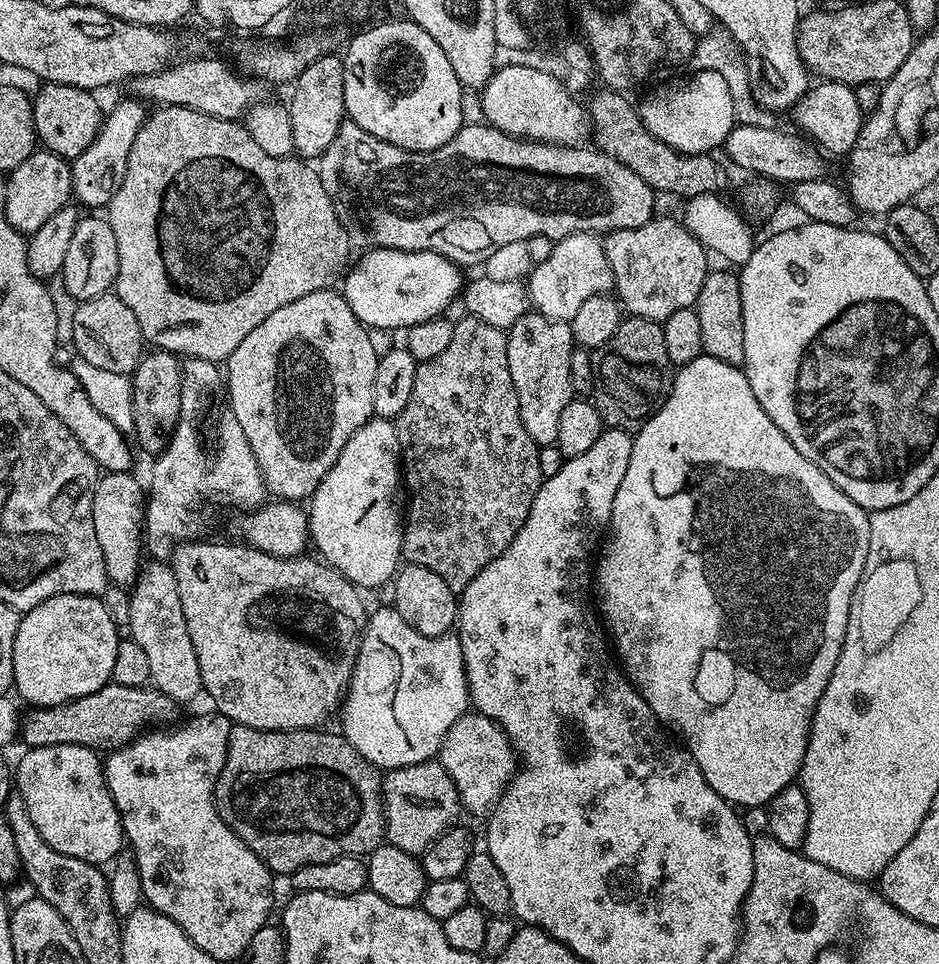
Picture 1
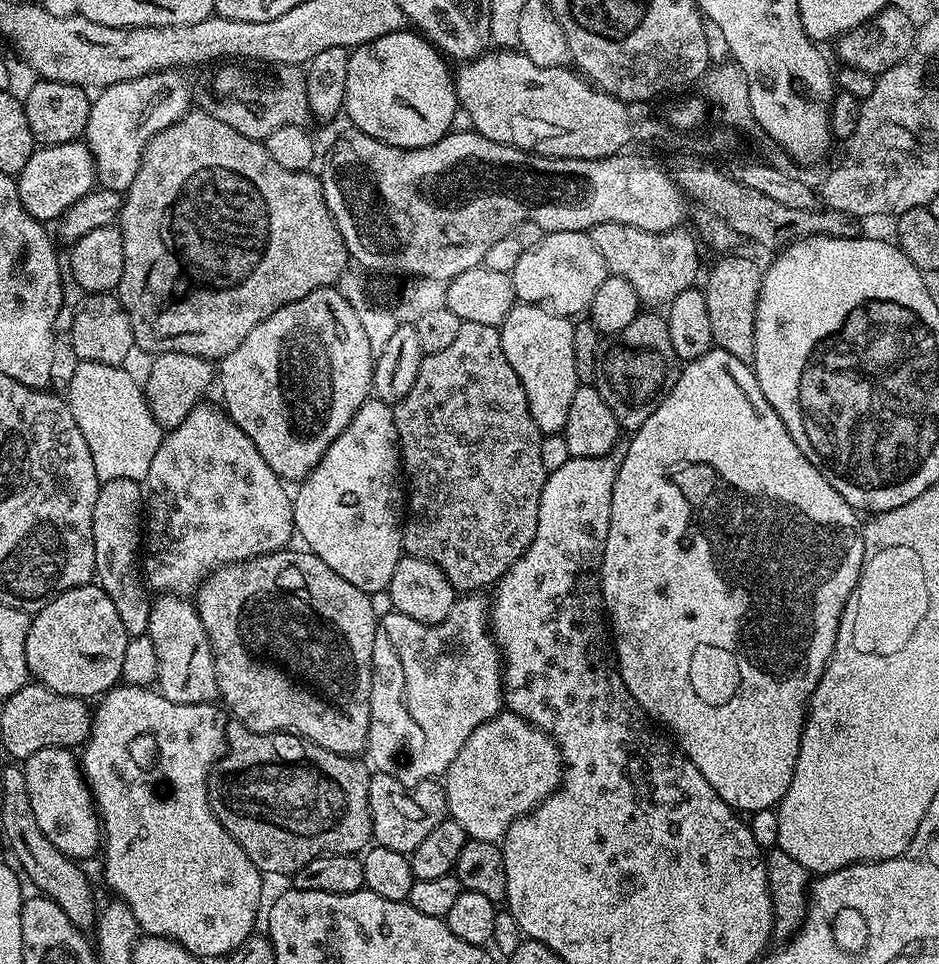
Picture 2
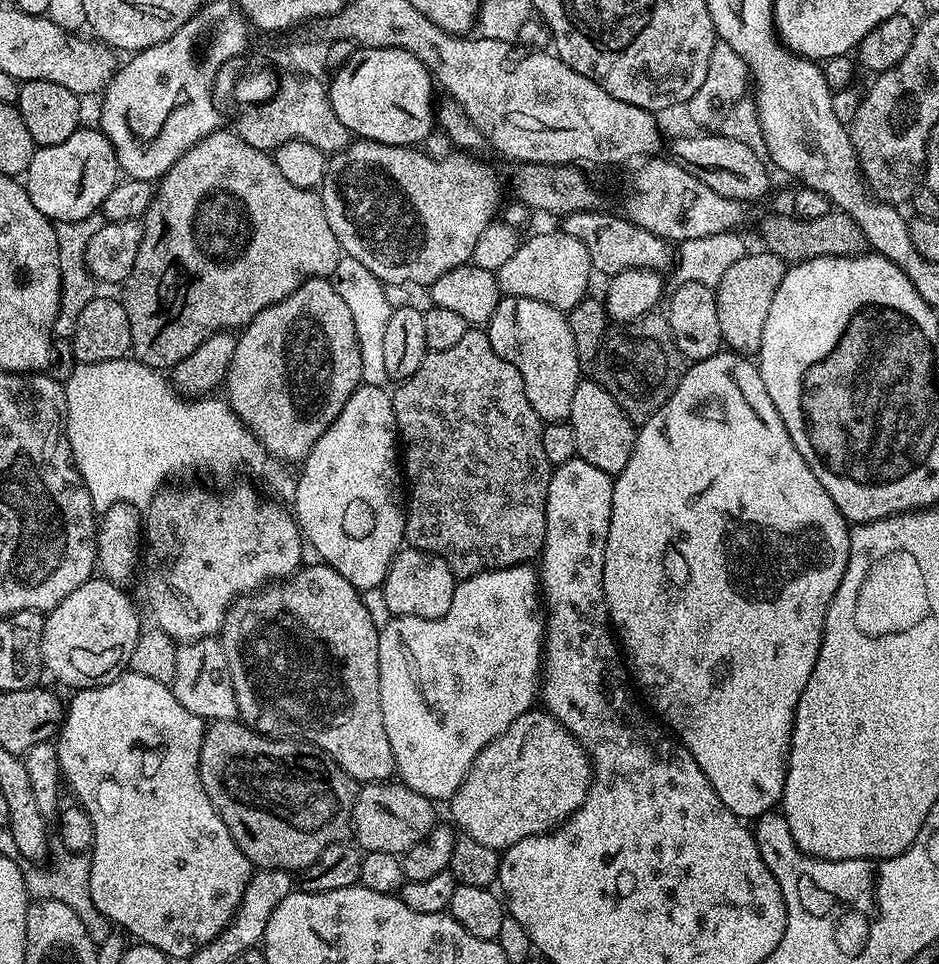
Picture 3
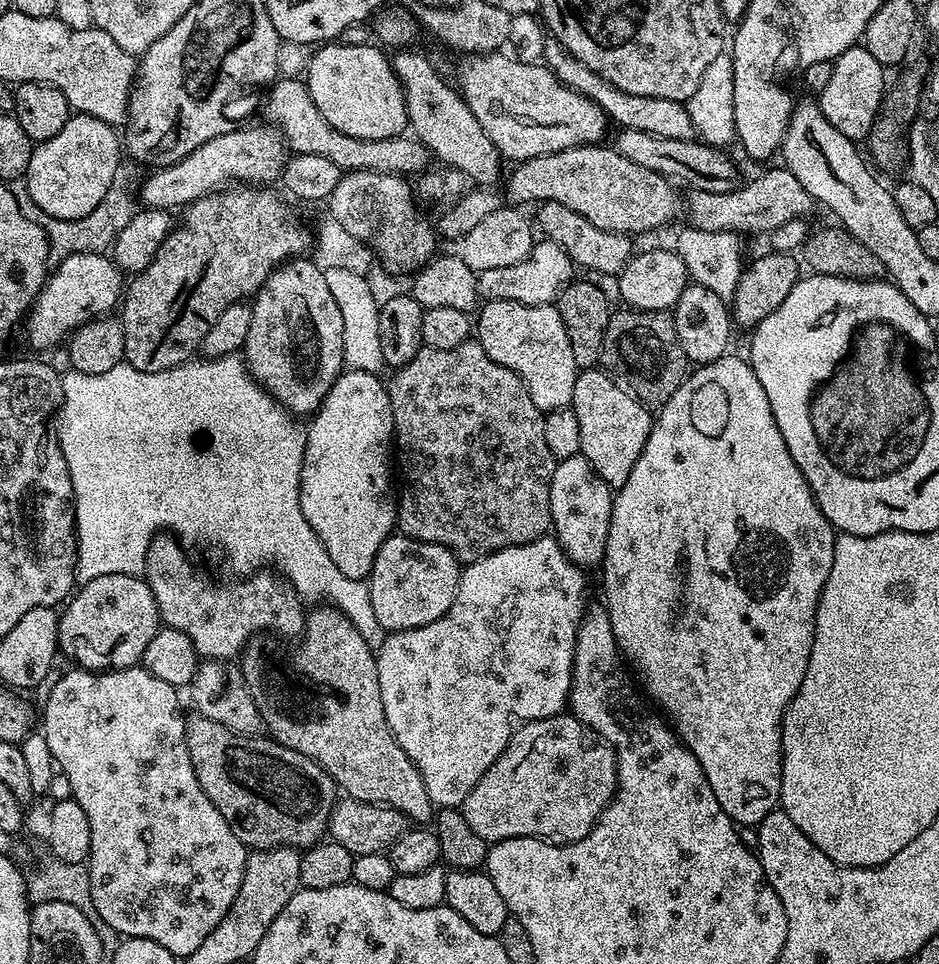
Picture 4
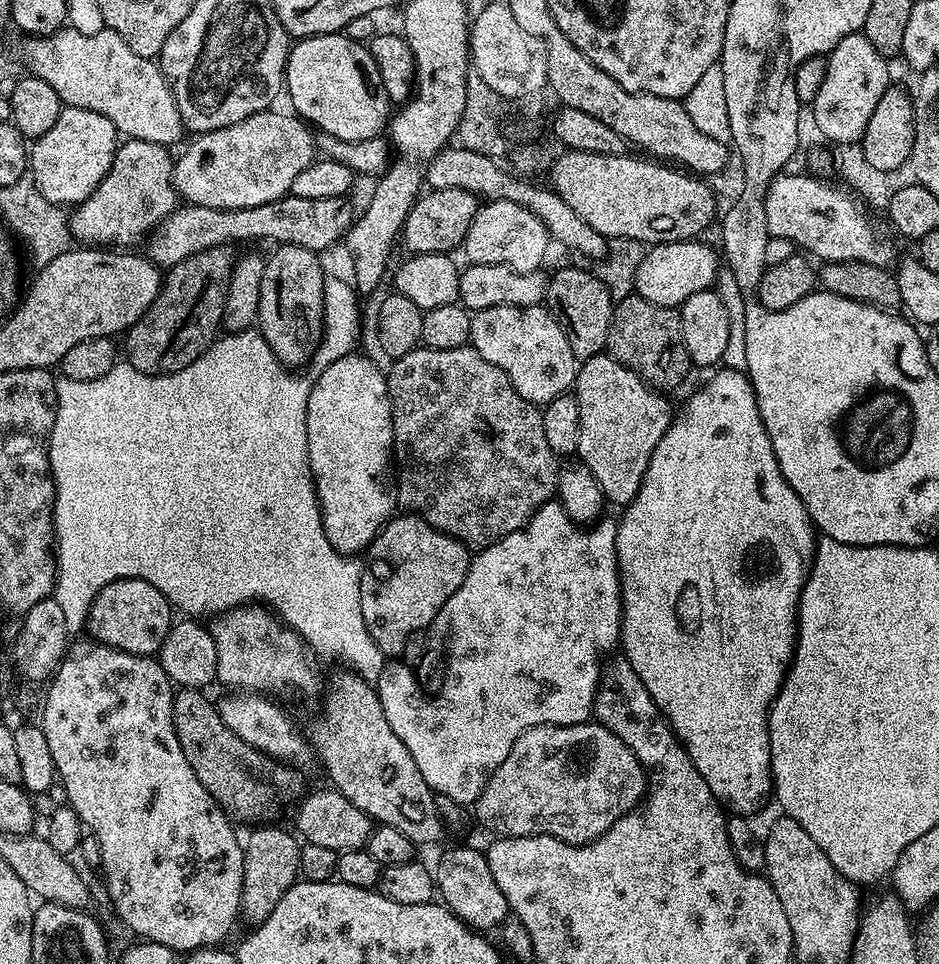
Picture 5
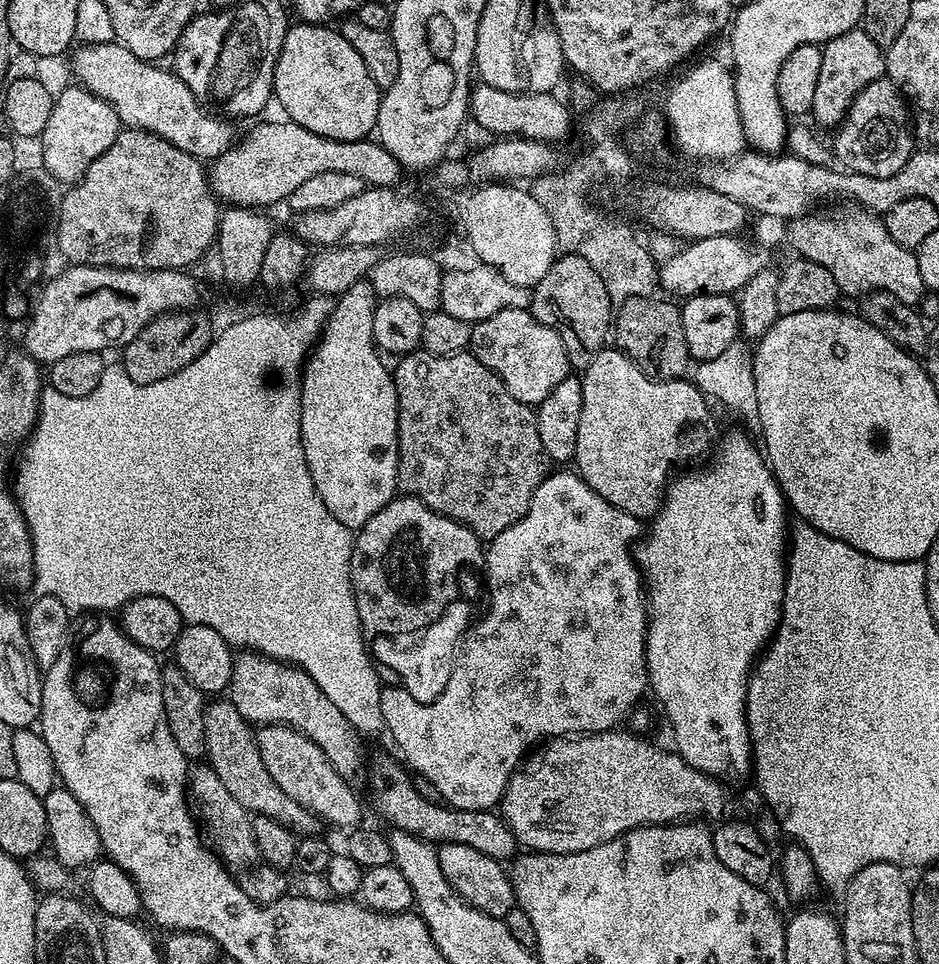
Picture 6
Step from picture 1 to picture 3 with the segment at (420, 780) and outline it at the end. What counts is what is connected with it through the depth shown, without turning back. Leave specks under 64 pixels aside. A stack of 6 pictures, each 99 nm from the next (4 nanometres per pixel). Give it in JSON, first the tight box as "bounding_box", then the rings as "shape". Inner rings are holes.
{"bounding_box":[350,782,438,854],"shape":[[[402,782],[365,784],[356,794],[350,832],[356,847],[364,852],[403,854],[410,850],[410,846],[414,846],[414,842],[422,842],[422,838],[430,834],[438,822],[436,808],[433,801],[410,790]]]}

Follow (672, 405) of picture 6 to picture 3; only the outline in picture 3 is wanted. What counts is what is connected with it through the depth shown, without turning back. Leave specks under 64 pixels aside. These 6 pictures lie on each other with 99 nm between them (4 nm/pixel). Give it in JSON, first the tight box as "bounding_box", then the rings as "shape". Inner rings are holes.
{"bounding_box":[567,379,637,478],"shape":[[[581,379],[580,385],[574,390],[574,403],[570,406],[567,423],[574,430],[577,457],[590,462],[590,466],[598,466],[598,470],[615,478],[626,462],[630,462],[630,454],[636,445],[637,425],[595,379]]]}

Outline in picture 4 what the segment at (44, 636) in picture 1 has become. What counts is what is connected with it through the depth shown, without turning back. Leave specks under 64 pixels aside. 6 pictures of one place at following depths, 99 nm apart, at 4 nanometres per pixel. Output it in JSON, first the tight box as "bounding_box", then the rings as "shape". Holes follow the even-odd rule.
{"bounding_box":[59,574,162,670],"shape":[[[102,574],[102,578],[94,578],[90,582],[80,584],[71,599],[63,605],[59,618],[59,651],[63,655],[65,652],[66,655],[73,656],[79,667],[89,670],[137,667],[143,661],[146,646],[162,627],[158,602],[150,590],[148,581],[140,576],[127,576],[126,574]]]}

